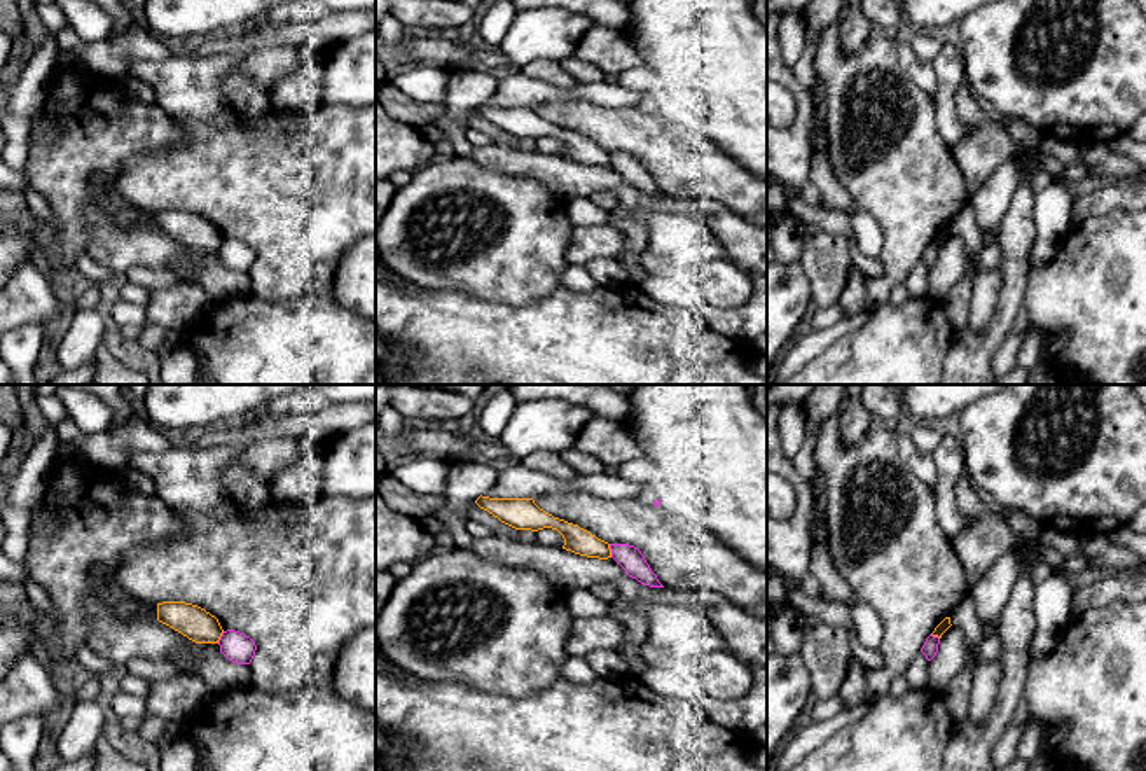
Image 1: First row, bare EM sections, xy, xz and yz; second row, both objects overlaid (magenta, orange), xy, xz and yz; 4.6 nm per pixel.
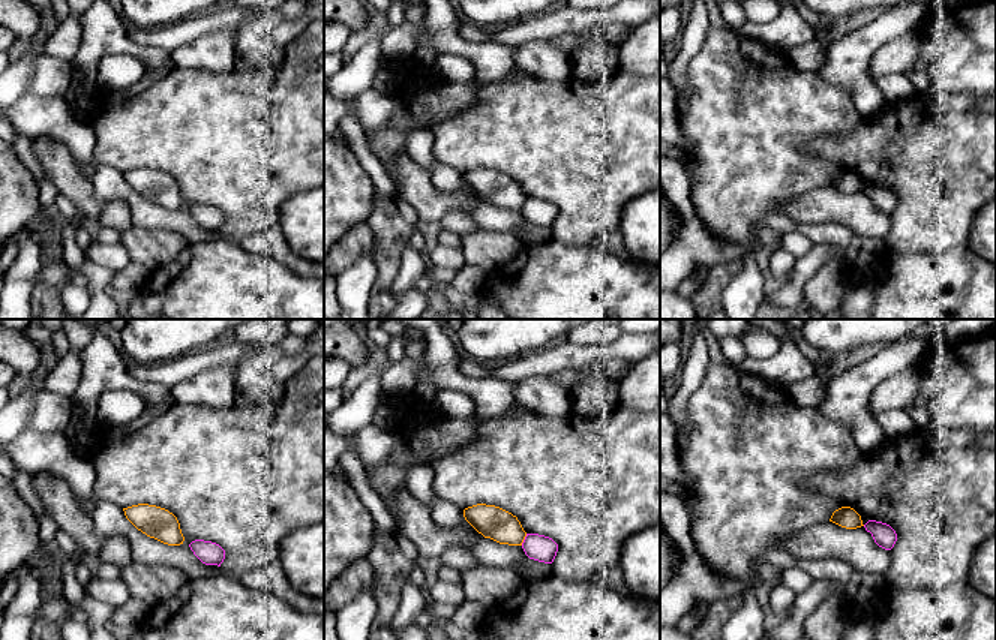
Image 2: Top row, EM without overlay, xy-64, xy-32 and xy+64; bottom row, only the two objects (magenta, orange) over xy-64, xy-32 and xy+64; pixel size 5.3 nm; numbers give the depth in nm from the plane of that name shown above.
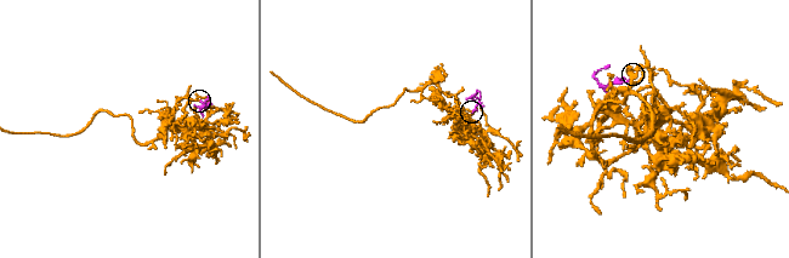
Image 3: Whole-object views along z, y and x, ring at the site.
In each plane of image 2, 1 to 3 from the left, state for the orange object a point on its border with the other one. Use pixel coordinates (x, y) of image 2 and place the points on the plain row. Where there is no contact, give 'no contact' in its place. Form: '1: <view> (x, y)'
1: no contact
2: xy-32 (524, 204)
3: no contact

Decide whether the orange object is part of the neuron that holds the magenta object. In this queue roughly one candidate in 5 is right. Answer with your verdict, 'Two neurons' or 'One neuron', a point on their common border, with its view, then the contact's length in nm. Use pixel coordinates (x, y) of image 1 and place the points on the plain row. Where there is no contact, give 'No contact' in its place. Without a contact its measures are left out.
Two neurons. Touches magenta at xz (612, 159). Shared border 70 nm

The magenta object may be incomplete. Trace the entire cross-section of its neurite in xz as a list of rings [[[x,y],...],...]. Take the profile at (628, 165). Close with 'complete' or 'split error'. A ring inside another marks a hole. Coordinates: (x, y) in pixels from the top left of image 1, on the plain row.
[[[610,152],[610,157],[611,166],[629,185],[650,196],[664,196],[638,156],[629,152]]]; complete

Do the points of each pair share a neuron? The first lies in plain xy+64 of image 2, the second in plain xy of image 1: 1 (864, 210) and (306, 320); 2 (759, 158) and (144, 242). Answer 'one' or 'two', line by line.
1: two
2: two

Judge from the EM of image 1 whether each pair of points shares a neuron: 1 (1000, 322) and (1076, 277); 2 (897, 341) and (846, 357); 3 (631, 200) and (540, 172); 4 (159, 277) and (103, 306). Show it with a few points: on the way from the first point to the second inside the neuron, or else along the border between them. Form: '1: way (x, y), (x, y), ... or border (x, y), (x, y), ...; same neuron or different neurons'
1: border (1031, 271), (1022, 306); different neurons
2: way (884, 354), (881, 357), (858, 357); same neuron
3: way (608, 179), (563, 177); same neuron
4: border (166, 268), (131, 266), (124, 278); different neurons

